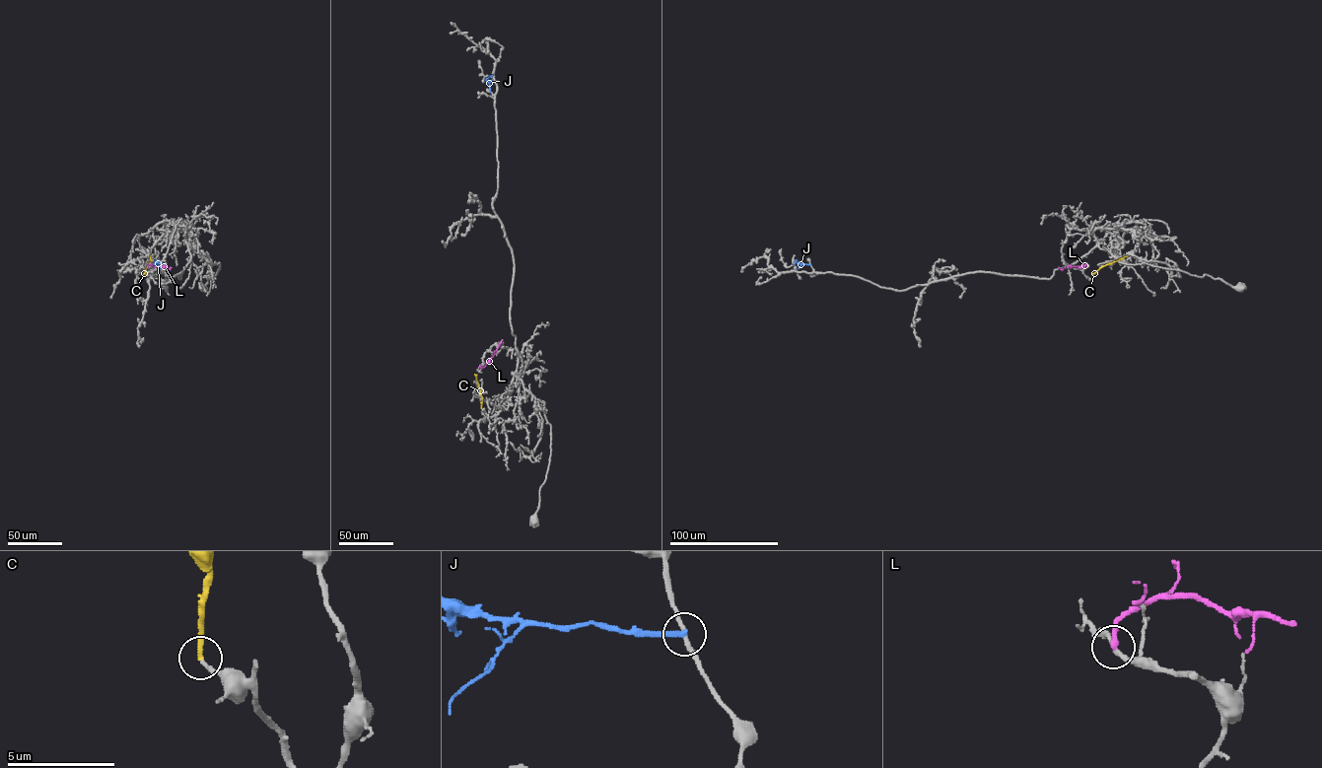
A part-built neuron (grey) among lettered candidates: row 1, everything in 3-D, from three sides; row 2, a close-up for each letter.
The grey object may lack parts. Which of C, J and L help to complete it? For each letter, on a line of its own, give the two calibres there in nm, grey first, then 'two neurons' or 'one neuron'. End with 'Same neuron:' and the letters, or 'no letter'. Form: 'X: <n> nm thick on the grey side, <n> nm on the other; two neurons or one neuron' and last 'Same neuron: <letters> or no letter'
C: 150 nm thick on the grey side, 240 nm on the other; one neuron
J: 180 nm thick on the grey side, 200 nm on the other; two neurons
L: 200 nm thick on the grey side, 280 nm on the other; two neurons
Same neuron: C

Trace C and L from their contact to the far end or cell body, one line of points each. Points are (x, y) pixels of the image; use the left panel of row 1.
C: (150, 255), (151, 260), (143, 274)
L: (147, 267), (152, 265), (172, 267)

